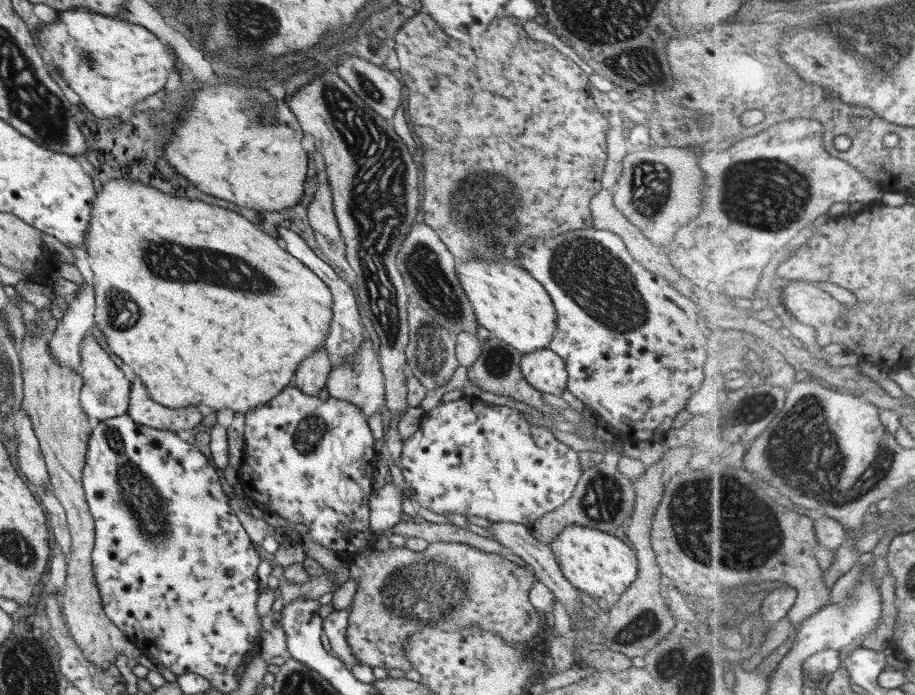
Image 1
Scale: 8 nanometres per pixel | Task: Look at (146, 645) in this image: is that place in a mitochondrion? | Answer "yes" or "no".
no

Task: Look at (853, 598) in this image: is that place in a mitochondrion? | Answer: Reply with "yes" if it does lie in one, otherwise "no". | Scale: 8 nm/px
yes

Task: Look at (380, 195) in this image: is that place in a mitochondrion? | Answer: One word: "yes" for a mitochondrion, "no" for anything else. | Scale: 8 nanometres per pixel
yes

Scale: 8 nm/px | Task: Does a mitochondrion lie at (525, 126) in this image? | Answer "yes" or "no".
no

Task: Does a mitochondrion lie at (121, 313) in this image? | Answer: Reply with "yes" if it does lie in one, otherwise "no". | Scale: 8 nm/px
yes

